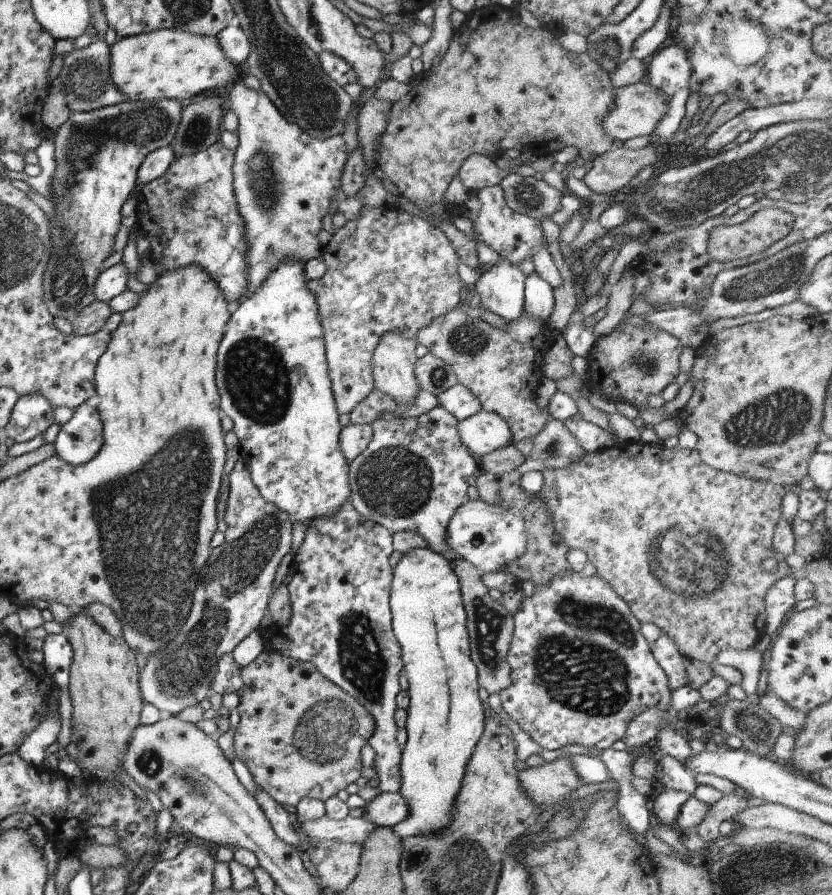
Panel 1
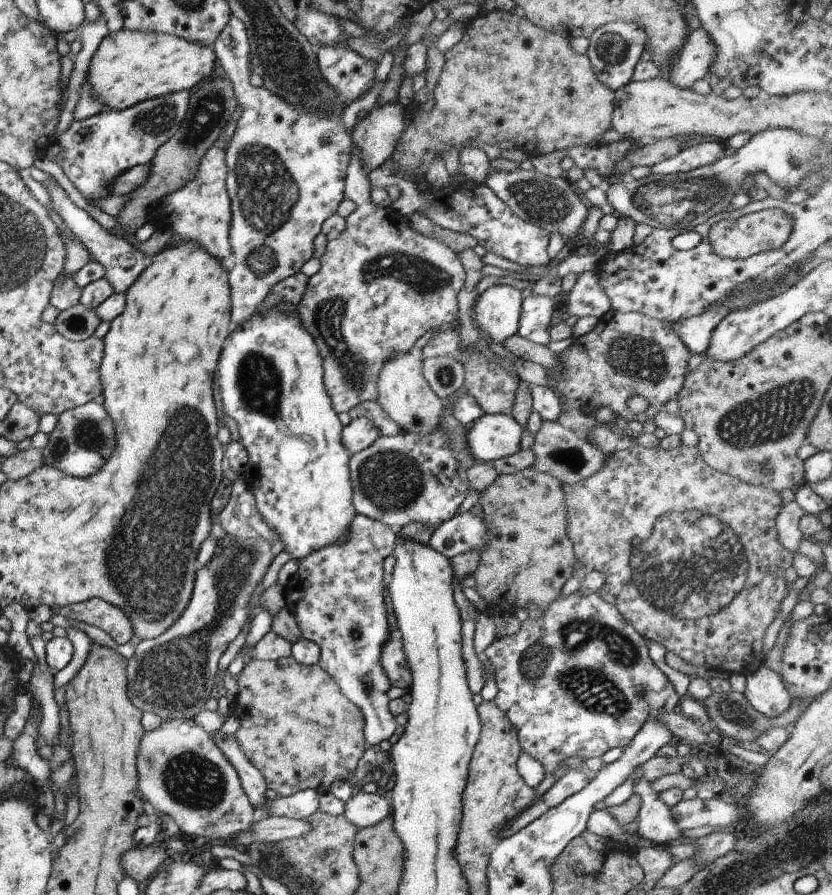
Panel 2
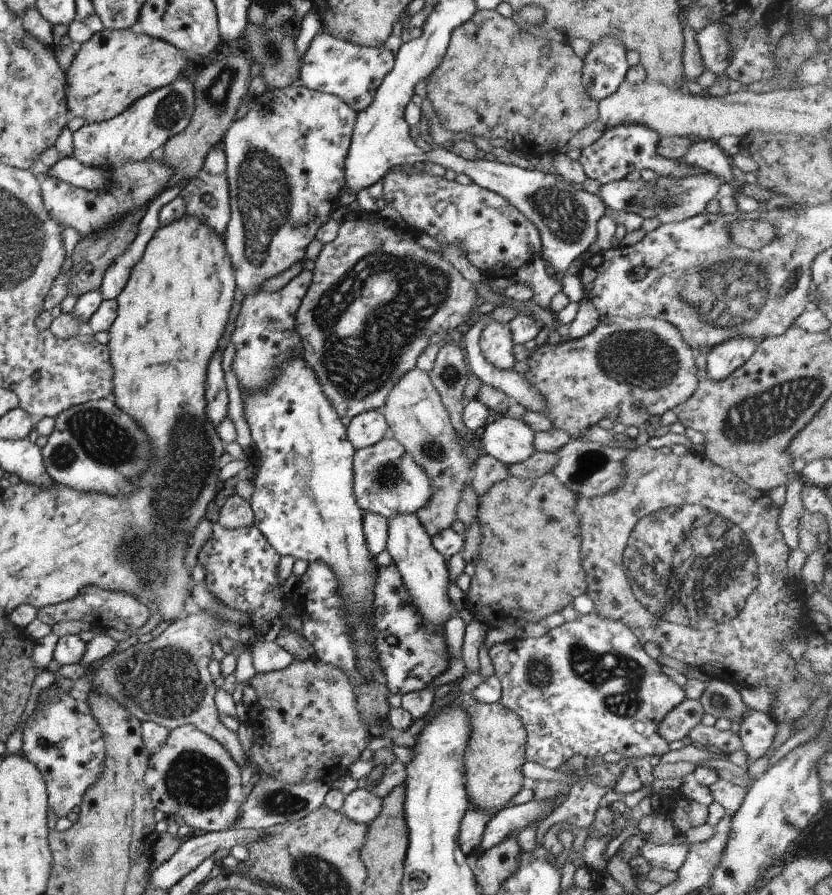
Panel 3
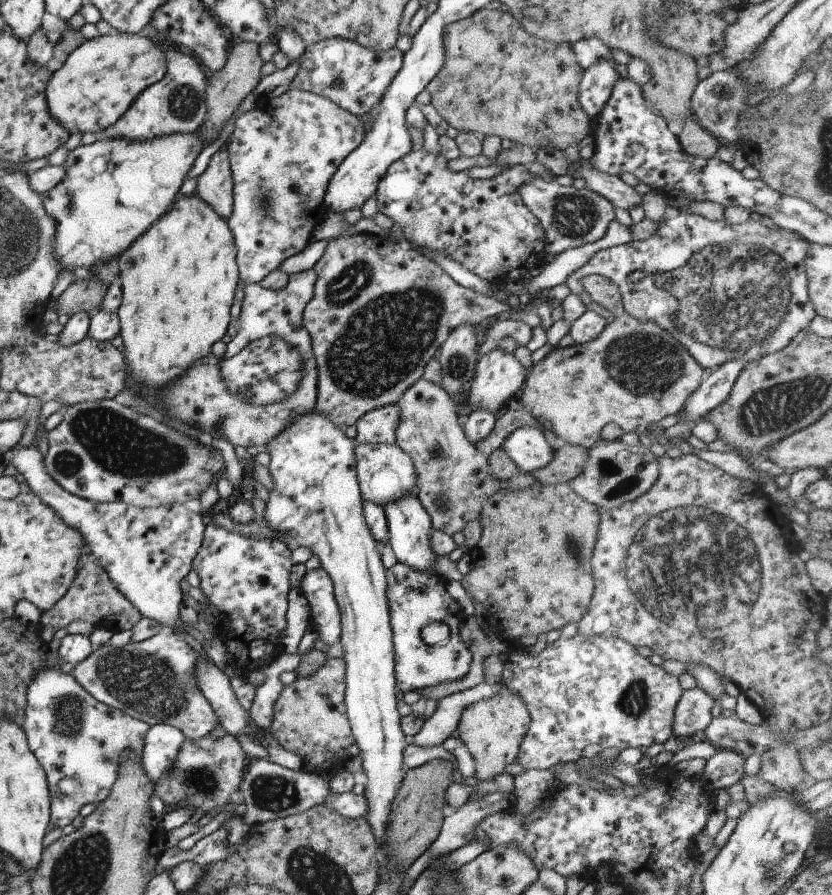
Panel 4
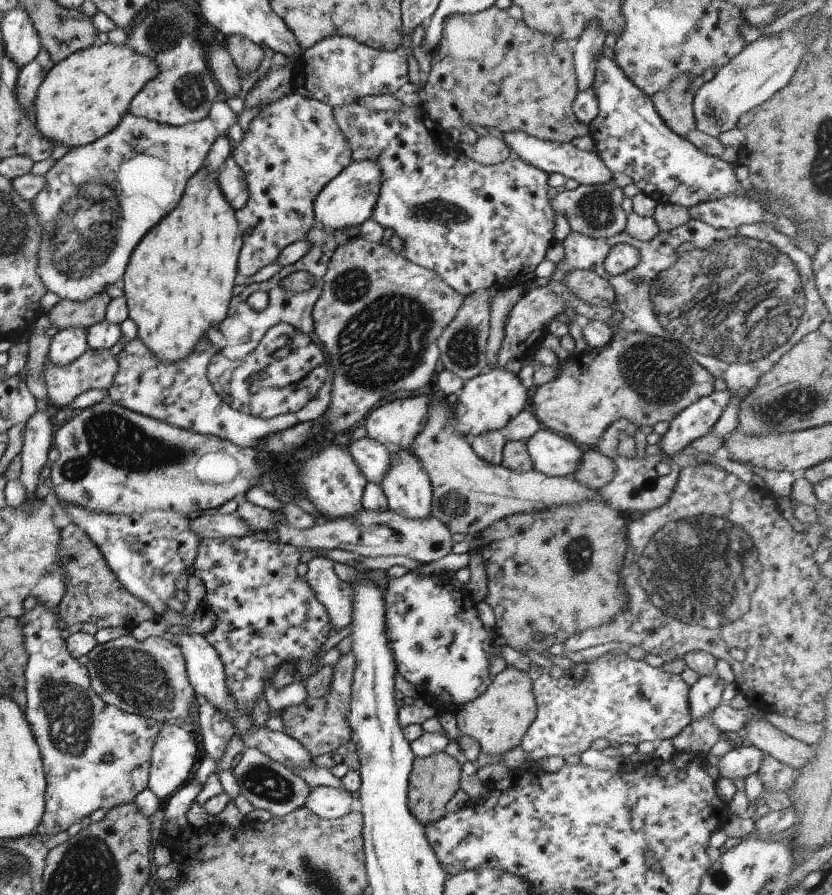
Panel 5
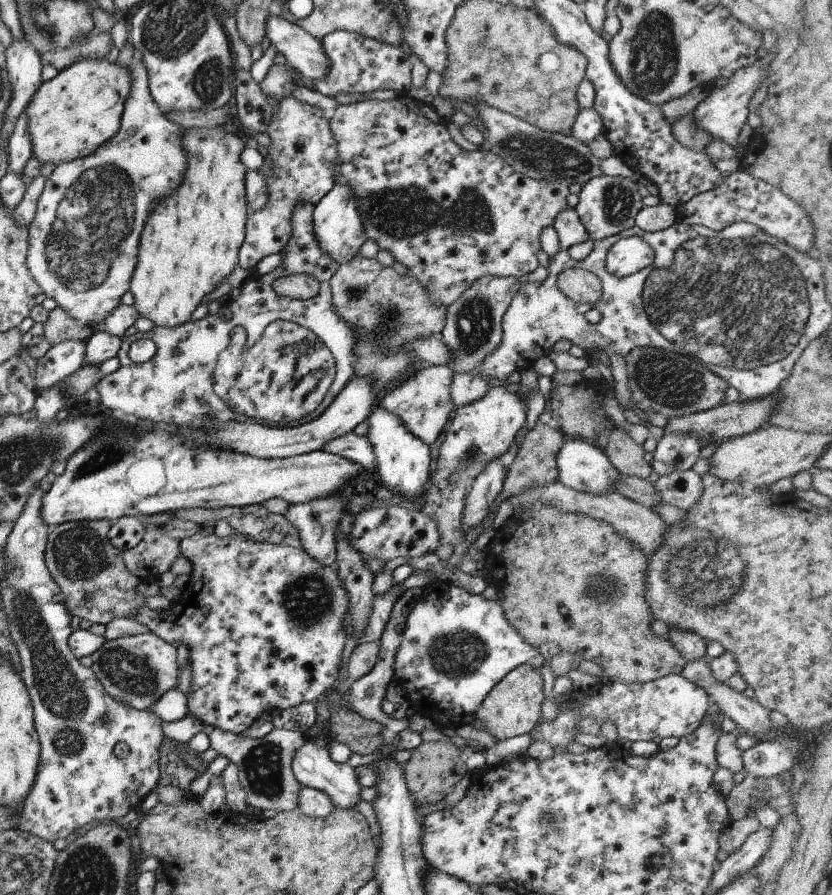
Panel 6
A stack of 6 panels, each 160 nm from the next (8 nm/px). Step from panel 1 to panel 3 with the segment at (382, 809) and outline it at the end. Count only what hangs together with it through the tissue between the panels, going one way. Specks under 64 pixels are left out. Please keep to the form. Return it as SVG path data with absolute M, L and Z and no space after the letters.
M355 789L344 795L339 810L356 823L368 825L381 810L382 799L365 789Z

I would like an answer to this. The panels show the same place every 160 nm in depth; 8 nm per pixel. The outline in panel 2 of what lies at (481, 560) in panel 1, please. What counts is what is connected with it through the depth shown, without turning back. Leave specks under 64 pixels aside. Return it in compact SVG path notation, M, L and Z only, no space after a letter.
M466 512L437 525L431 533L428 545L450 559L463 551L484 549L488 527L481 517Z

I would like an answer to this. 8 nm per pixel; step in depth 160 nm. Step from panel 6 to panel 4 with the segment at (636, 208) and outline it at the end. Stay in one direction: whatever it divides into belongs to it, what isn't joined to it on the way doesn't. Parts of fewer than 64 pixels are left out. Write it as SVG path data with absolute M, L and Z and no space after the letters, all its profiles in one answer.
M540 178L530 179L518 188L518 193L522 203L544 228L546 261L565 249L599 240L605 234L609 222L614 219L614 206L606 198L585 188L562 187L554 179L549 182Z

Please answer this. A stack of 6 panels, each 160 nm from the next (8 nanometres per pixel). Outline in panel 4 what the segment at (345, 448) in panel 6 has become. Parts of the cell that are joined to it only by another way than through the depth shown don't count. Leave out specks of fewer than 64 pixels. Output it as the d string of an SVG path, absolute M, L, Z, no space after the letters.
M363 443L354 448L356 479L363 501L379 506L397 500L399 497L415 494L416 474L409 455L403 452L396 443Z

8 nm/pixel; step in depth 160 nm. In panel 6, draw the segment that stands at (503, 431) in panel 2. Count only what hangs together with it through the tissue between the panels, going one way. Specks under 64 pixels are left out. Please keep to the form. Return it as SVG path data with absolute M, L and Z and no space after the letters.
M565 438L556 454L557 478L561 484L582 493L602 495L613 491L618 480L618 470L609 462L606 454L593 442L579 438Z

